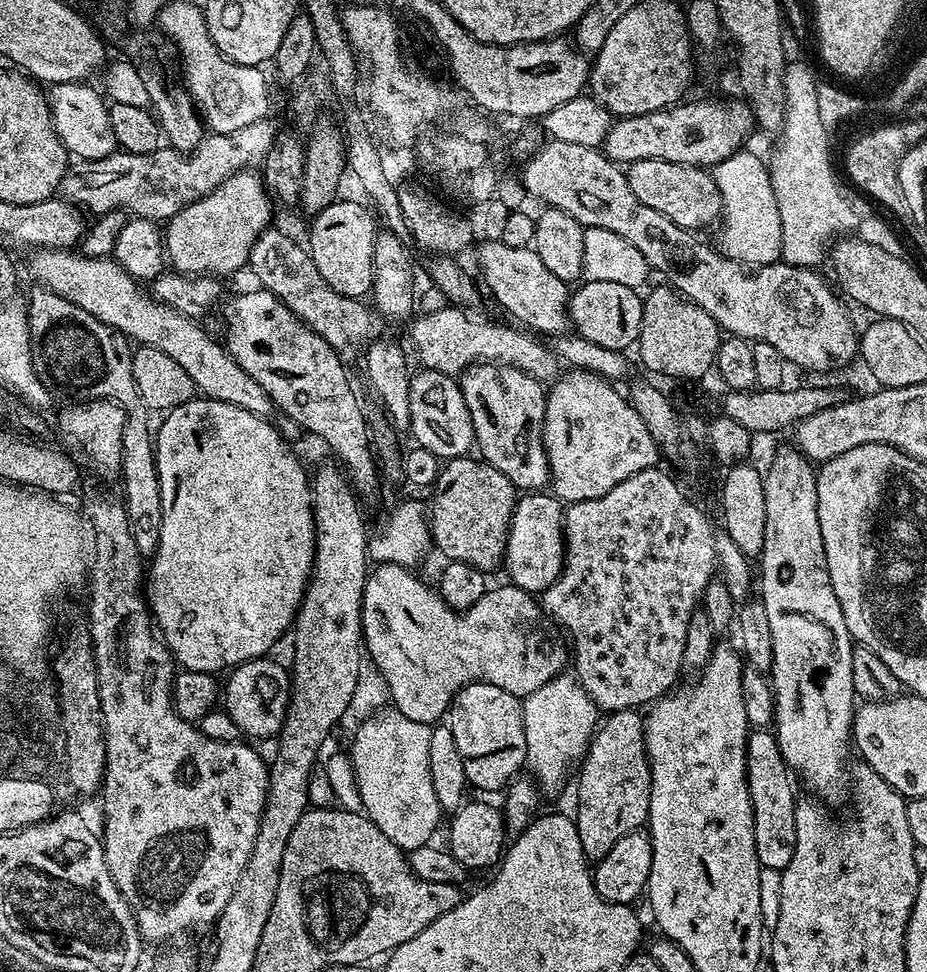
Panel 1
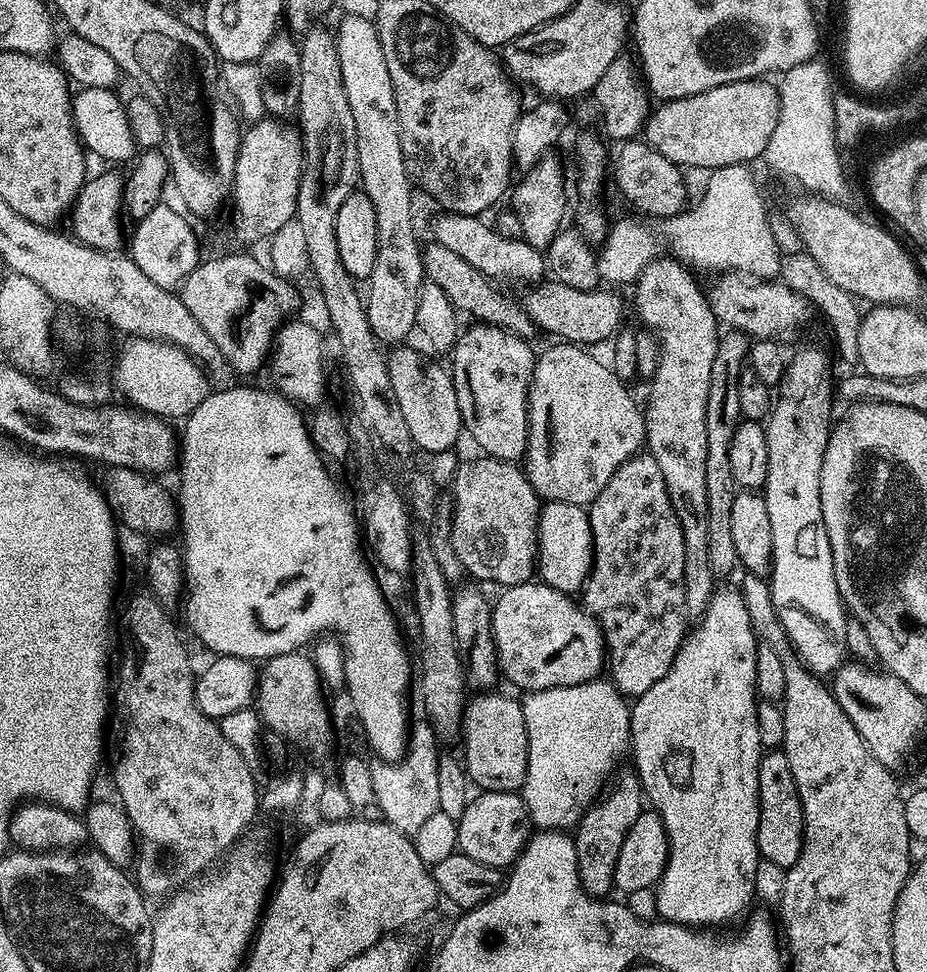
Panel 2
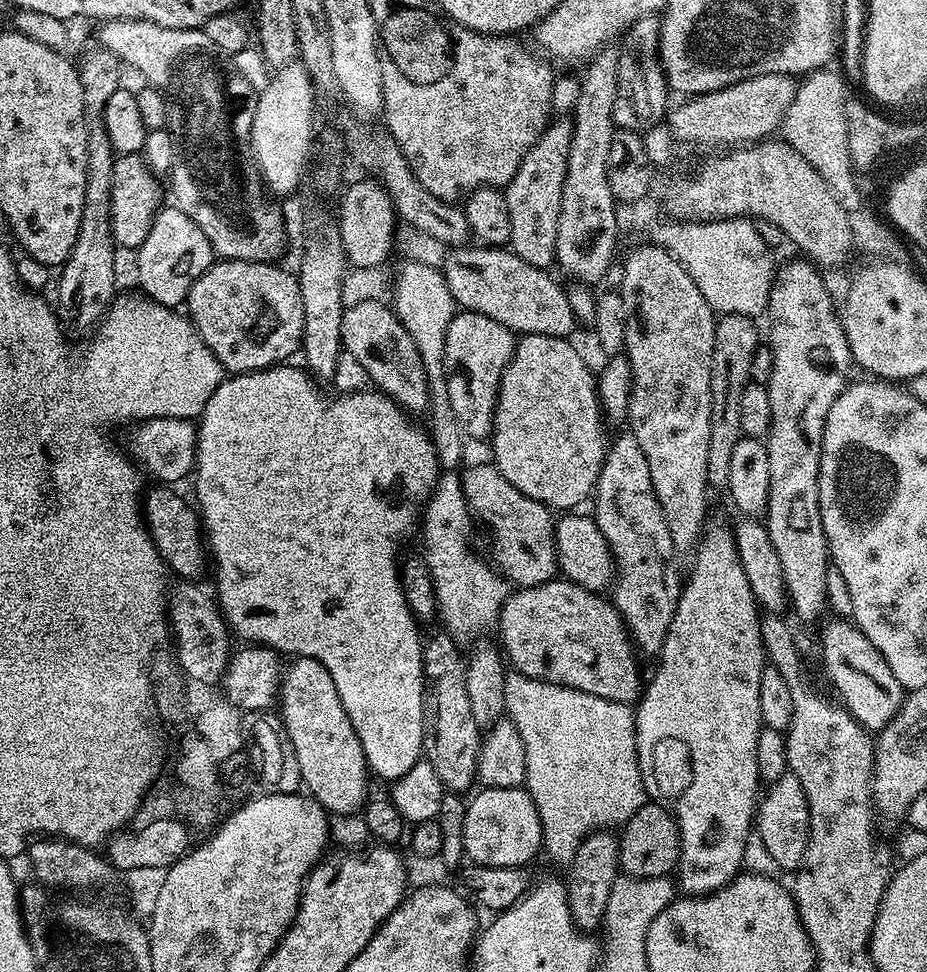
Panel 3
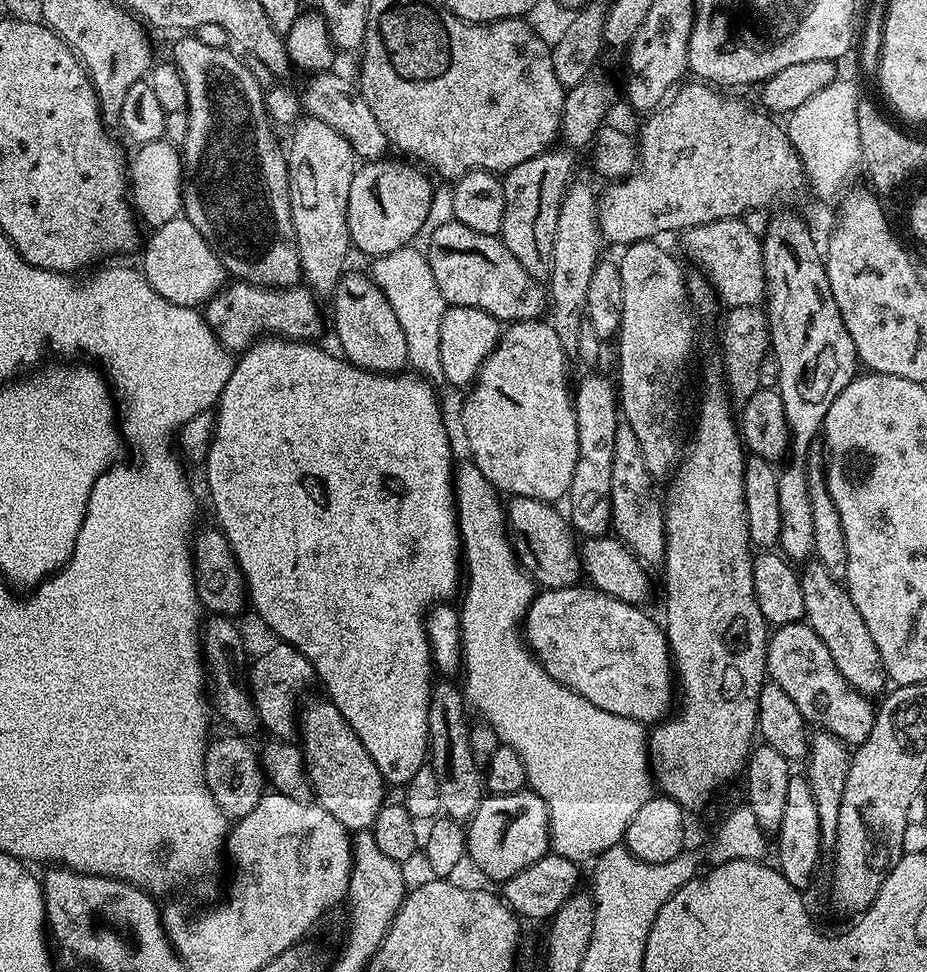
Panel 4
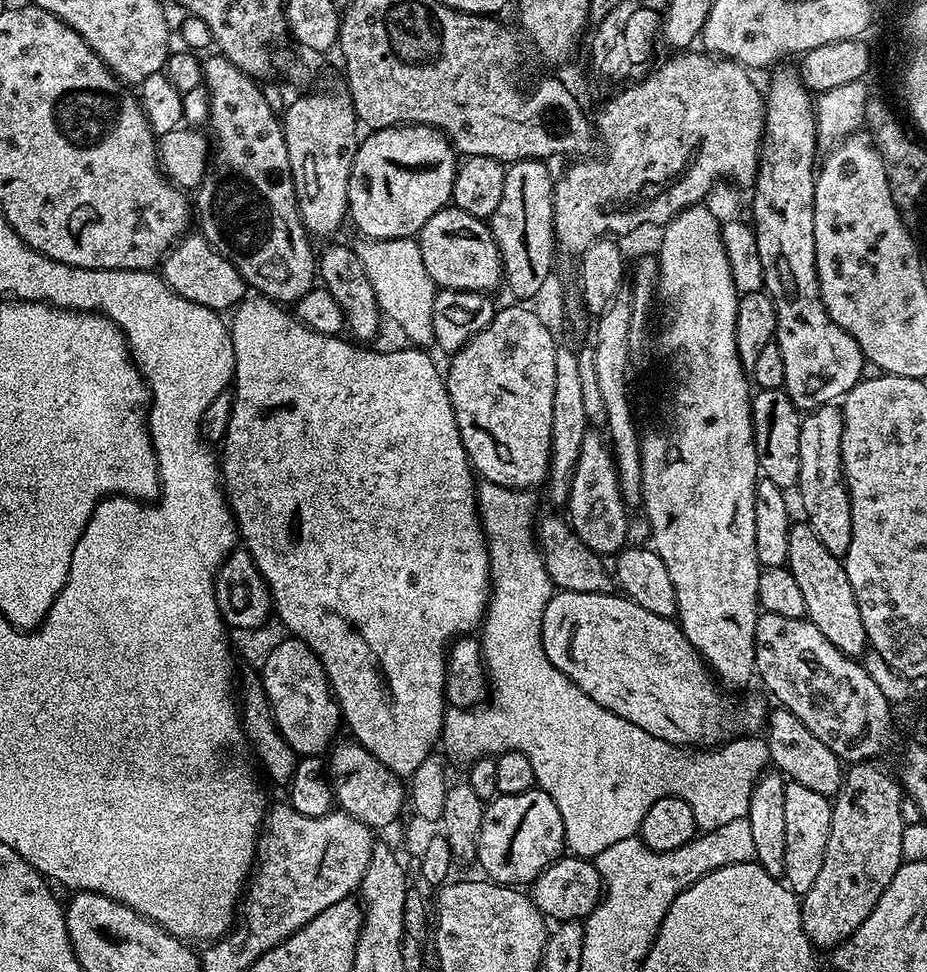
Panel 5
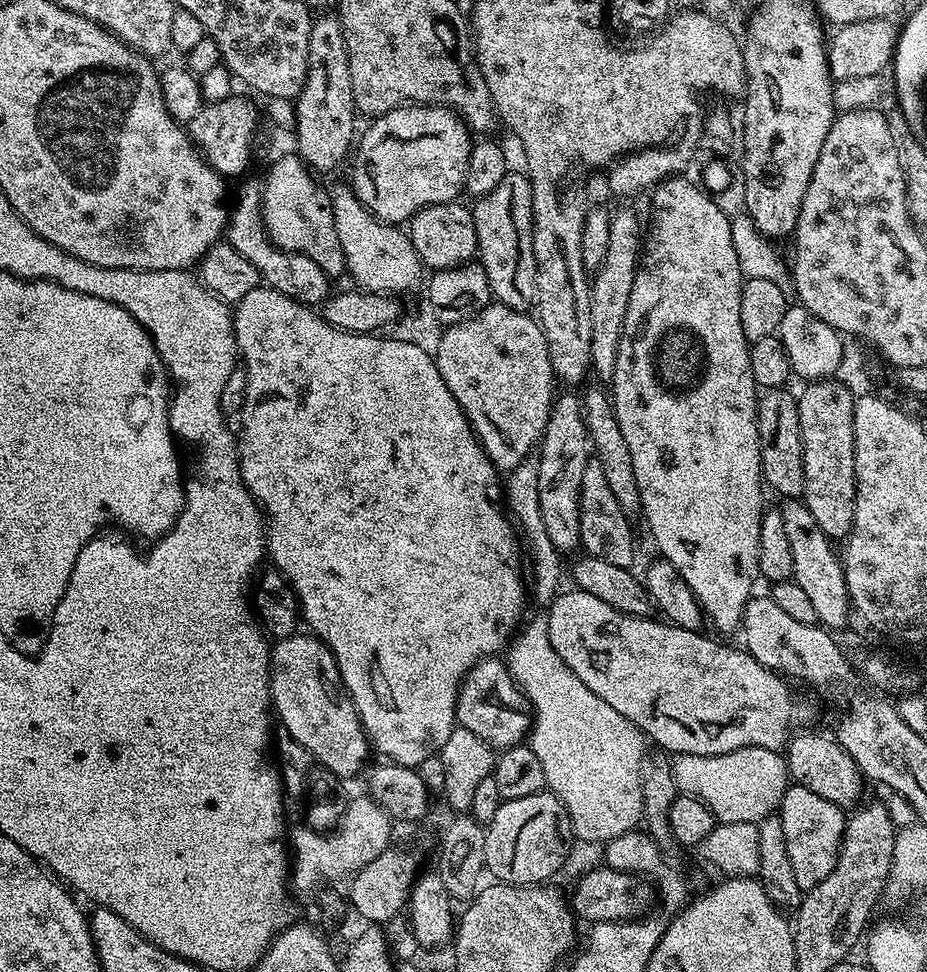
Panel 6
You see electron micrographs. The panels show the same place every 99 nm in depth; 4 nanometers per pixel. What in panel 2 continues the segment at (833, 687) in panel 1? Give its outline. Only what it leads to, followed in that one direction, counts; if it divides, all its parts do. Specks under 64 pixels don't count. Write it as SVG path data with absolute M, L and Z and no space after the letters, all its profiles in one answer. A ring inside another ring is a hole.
M800 348L793 356L791 353L784 370L784 379L778 385L778 391L766 417L764 433L768 451L768 473L762 489L766 511L770 514L770 534L774 534L770 569L772 601L800 661L814 675L828 678L846 660L848 614L836 580L836 568L831 554L830 538L827 537L827 528L823 524L822 501L819 493L819 474L822 472L822 462L826 459L830 425L834 420L834 416L831 416L834 380L830 375L830 359L828 360L827 354L820 348Z

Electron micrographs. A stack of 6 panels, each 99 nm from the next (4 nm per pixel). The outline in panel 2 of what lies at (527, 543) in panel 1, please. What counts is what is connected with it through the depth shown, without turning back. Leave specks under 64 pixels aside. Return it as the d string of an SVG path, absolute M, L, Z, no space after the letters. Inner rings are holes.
M547 501L540 510L536 550L539 579L559 592L579 593L592 569L592 531L588 521L588 508L583 504Z

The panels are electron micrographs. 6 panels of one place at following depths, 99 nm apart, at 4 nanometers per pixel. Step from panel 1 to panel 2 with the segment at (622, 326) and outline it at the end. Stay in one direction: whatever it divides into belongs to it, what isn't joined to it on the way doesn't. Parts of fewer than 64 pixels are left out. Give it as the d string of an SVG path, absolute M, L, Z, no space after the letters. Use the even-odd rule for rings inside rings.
M551 278L537 283L532 290L533 292L522 300L524 312L541 333L549 332L552 338L559 338L569 344L593 346L592 344L600 344L603 340L611 341L625 323L624 304L616 293L619 291L590 288L578 290Z

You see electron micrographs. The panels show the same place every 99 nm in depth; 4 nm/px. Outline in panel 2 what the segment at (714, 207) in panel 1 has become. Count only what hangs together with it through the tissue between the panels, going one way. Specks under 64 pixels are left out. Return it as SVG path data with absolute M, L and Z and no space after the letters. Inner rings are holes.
M633 138L619 145L619 152L613 157L614 180L621 194L642 212L648 212L652 218L664 219L676 216L687 205L686 186L682 180L681 169L659 154L647 141Z

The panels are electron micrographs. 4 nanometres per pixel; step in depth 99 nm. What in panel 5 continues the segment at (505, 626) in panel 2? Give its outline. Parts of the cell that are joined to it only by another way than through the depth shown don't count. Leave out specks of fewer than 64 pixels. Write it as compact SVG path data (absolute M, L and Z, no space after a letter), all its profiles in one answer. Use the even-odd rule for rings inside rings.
M557 591L550 598L550 602L546 606L546 614L542 618L542 646L546 650L546 658L550 658L550 662L554 662L554 666L558 666L558 670L562 670L562 674L566 674L566 678L570 678L573 684L577 684L585 694L594 698L594 702L598 702L598 706L618 714L618 718L626 718L630 722L634 722L634 726L642 726L642 730L646 730L646 734L654 734L654 738L662 738L677 746L716 746L725 739L723 724L729 724L734 730L733 733L736 734L756 734L765 727L766 708L764 712L762 701L744 700L735 708L726 697L720 696L719 690L721 691L721 689L718 687L717 677L710 671L703 658L696 653L694 646L690 646L690 642L684 637L684 632L675 619L650 614L650 610L642 610L642 606L638 606L623 594L606 592L602 594L578 594L577 592Z

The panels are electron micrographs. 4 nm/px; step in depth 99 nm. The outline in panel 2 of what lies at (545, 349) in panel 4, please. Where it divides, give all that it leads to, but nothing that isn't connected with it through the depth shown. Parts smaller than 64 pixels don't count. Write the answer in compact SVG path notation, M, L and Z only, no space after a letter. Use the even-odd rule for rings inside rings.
M552 342L552 345L543 353L537 355L536 365L532 370L532 382L528 386L528 448L524 451L522 457L522 468L532 483L532 489L537 496L545 501L557 500L558 502L570 502L571 504L591 505L592 501L598 498L600 491L614 478L618 466L625 464L632 456L637 455L645 447L644 443L644 414L638 407L638 400L628 393L629 385L618 379L615 372L607 363L595 360L591 356L587 347L578 344L569 344L567 342Z

